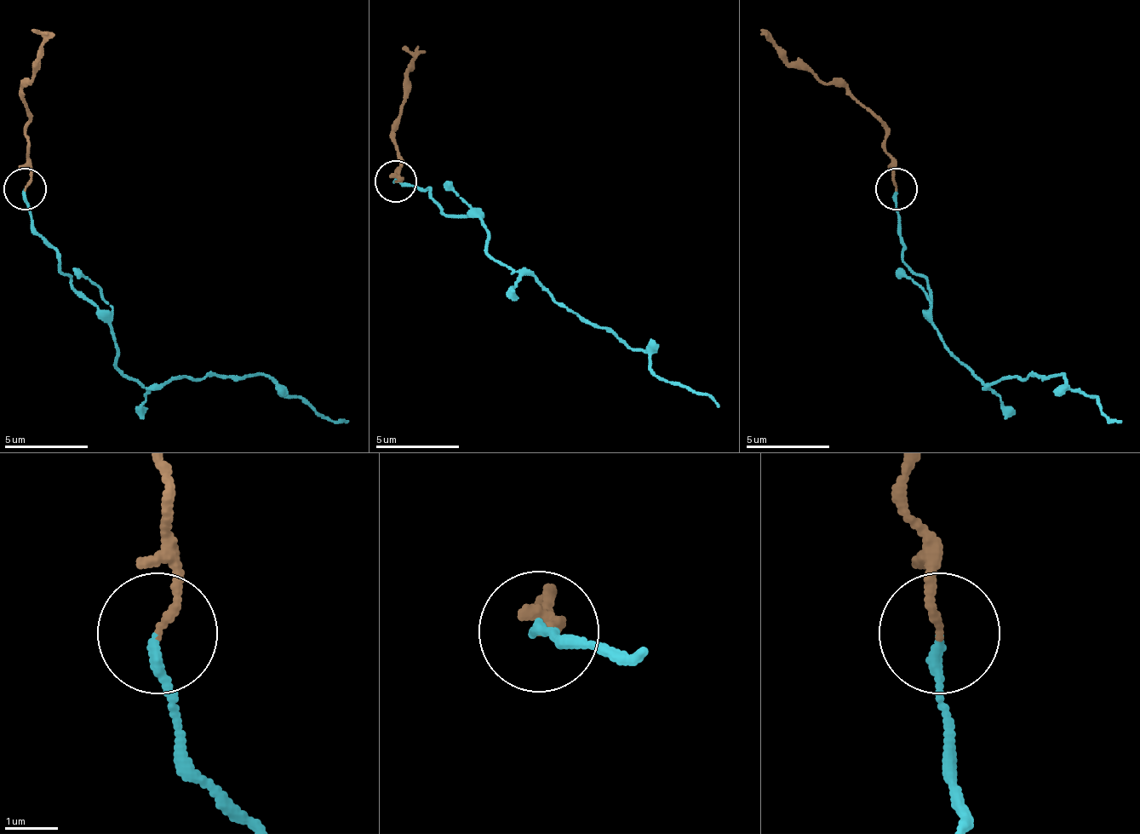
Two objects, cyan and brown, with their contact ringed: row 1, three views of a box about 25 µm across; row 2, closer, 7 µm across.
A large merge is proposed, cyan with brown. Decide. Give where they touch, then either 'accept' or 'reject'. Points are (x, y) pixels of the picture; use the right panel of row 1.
place (896, 188); accept

